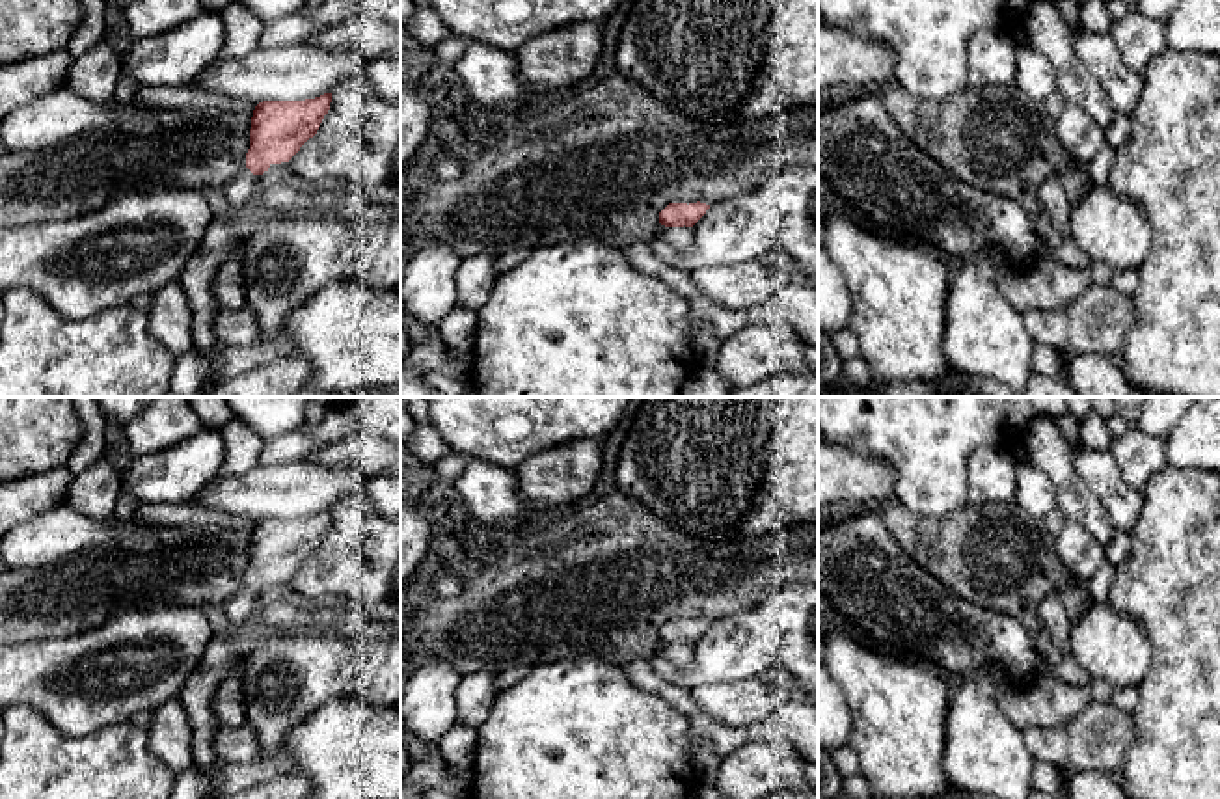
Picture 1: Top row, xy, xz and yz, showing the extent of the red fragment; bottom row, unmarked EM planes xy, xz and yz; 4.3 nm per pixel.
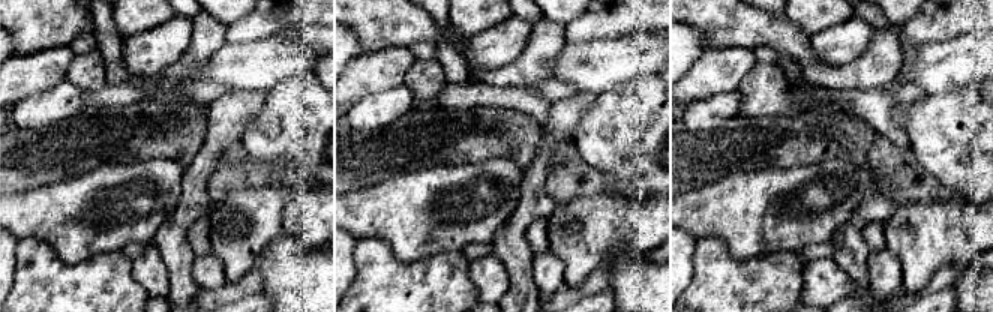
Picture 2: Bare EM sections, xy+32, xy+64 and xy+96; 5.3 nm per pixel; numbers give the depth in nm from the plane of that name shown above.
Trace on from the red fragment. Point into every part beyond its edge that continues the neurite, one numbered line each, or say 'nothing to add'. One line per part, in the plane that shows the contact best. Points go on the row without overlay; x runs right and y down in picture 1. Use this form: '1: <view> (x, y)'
1: xy (220, 660)

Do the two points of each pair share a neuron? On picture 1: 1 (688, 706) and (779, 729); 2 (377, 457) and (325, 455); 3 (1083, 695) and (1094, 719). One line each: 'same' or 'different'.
1: same
2: same
3: different

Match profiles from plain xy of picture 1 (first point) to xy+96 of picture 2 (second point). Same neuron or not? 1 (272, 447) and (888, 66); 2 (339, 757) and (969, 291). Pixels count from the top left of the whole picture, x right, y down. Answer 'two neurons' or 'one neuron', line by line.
1: two neurons
2: one neuron

